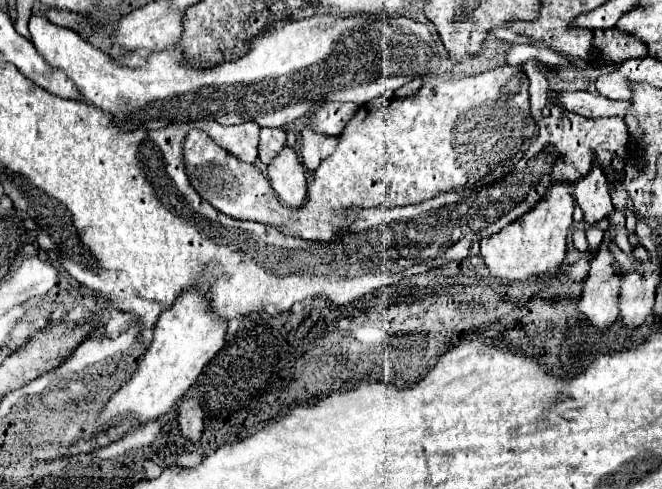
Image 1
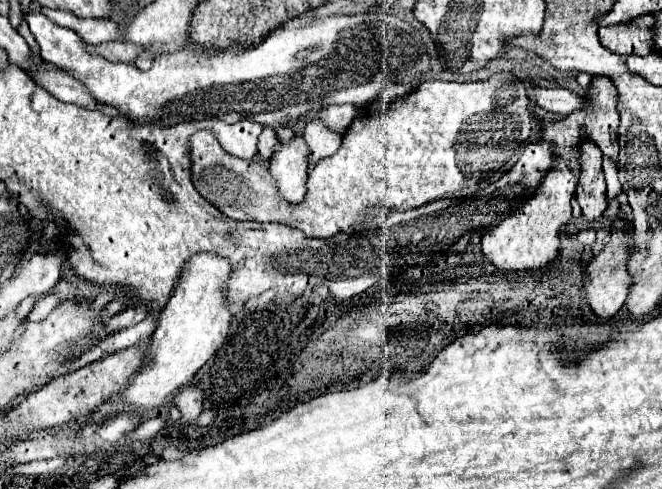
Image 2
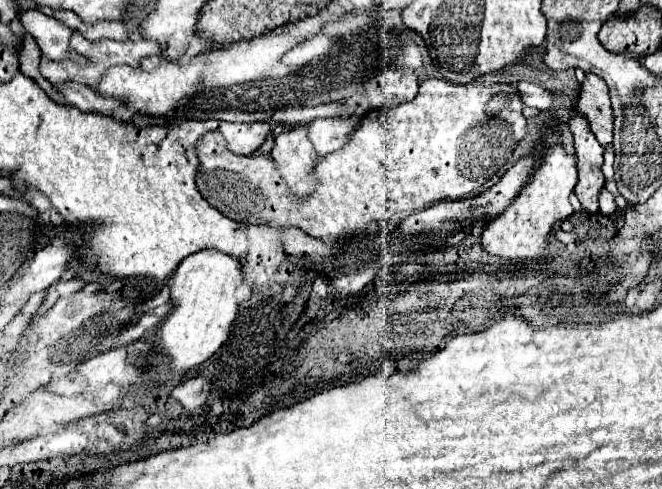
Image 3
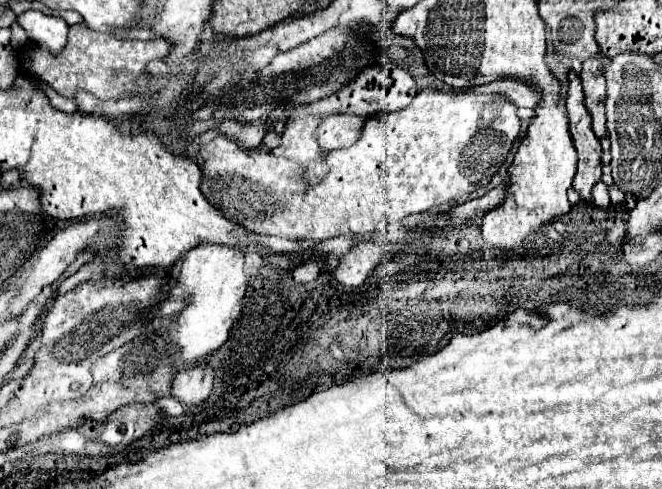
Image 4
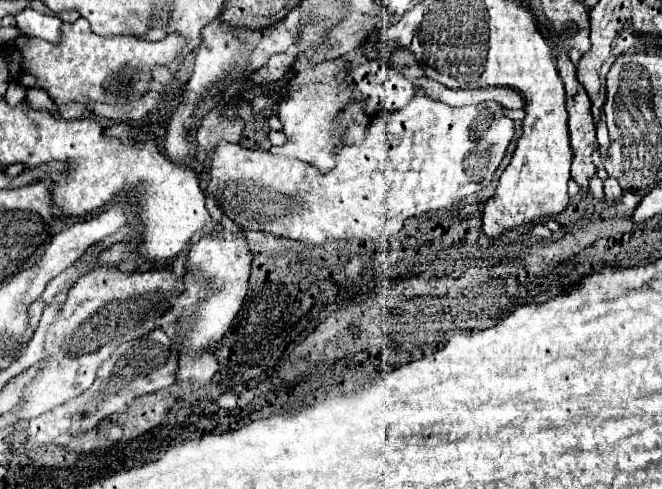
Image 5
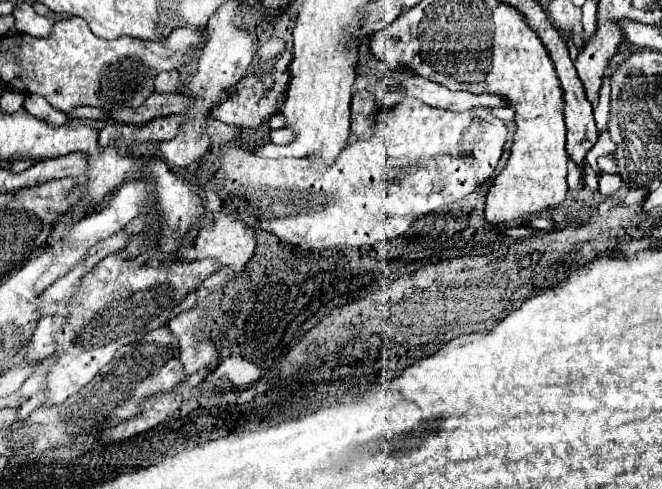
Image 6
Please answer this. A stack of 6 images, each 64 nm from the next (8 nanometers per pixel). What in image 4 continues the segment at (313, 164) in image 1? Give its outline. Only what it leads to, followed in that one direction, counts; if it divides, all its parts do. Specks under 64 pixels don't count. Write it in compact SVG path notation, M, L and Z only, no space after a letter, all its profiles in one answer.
M350 114L328 116L318 124L316 140L324 152L346 148L358 140L362 126L364 118L360 116L350 116Z

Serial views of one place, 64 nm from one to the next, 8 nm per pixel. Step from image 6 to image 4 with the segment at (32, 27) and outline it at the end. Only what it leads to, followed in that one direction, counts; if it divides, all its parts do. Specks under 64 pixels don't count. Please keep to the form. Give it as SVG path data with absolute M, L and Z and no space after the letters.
M28 10L18 16L18 24L26 30L32 42L44 46L50 54L60 54L66 46L68 24L58 16L46 16L38 10Z

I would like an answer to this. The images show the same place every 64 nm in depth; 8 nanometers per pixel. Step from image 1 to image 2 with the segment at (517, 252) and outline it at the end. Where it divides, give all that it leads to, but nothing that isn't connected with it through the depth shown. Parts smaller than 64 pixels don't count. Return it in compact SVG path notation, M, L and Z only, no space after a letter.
M554 156L556 166L546 174L538 190L526 204L506 218L494 230L482 234L482 252L502 272L524 272L536 268L548 268L560 254L560 232L572 218L572 198L576 190L576 174L568 162L560 156Z

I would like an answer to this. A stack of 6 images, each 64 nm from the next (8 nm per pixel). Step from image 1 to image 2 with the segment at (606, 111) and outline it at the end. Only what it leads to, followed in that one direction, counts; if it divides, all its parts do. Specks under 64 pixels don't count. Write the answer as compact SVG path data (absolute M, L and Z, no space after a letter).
M528 86L528 98L536 102L540 108L546 108L562 116L584 108L584 104L588 102L582 94L576 92L550 92L550 88L546 90L546 88L532 88L532 86Z

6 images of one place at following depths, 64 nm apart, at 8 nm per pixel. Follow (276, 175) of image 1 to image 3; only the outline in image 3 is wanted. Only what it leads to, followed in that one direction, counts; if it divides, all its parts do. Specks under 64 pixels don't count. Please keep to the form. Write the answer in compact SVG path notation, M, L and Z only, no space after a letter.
M296 126L290 132L280 134L270 156L274 158L290 194L294 198L306 198L310 194L308 174L318 162L314 146L310 146L306 136L306 126Z

